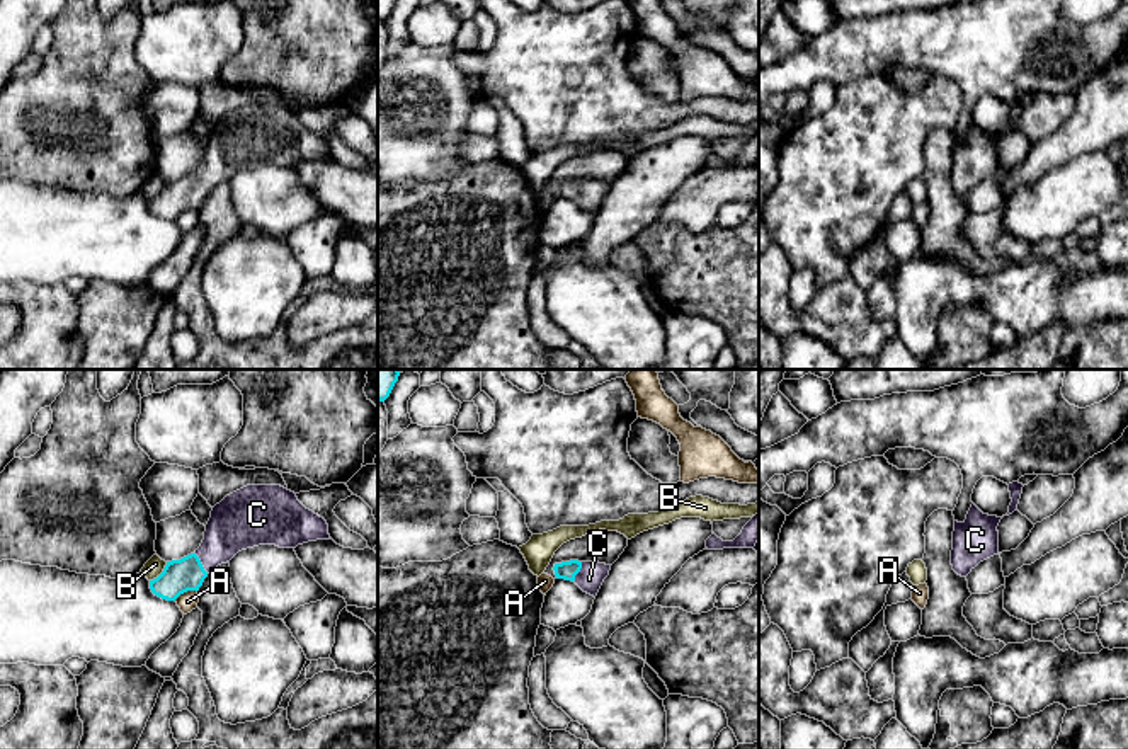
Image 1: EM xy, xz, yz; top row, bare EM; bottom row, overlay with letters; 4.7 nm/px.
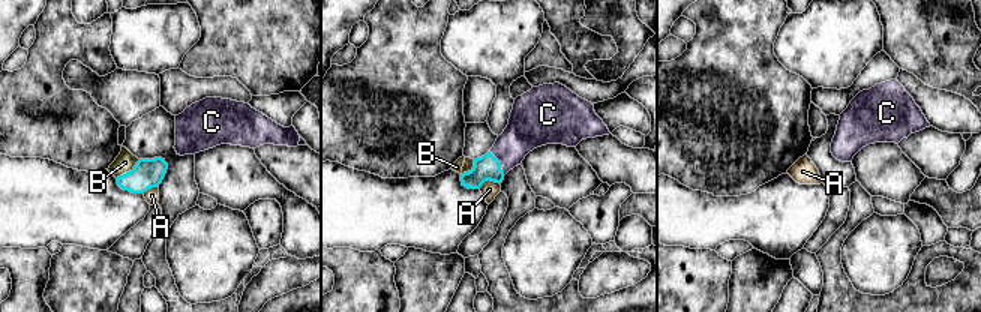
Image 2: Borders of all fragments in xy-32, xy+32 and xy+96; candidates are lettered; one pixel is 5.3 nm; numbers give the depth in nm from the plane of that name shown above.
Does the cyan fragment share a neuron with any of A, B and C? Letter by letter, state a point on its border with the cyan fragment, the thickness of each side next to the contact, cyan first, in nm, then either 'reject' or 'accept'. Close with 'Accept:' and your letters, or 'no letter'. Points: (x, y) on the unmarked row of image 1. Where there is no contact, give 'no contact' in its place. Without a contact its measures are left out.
A: xy (184, 210) | 160/90 nm | reject
B: xy (162, 191) | 160/90 nm | reject
C: xy (201, 182) | 160/240 nm | accept
Accept: C

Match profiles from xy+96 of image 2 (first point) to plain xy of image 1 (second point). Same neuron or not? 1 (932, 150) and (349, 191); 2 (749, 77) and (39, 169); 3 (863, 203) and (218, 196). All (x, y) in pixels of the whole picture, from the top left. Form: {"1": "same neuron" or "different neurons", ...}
{"1": "same neuron", "2": "same neuron", "3": "same neuron"}

